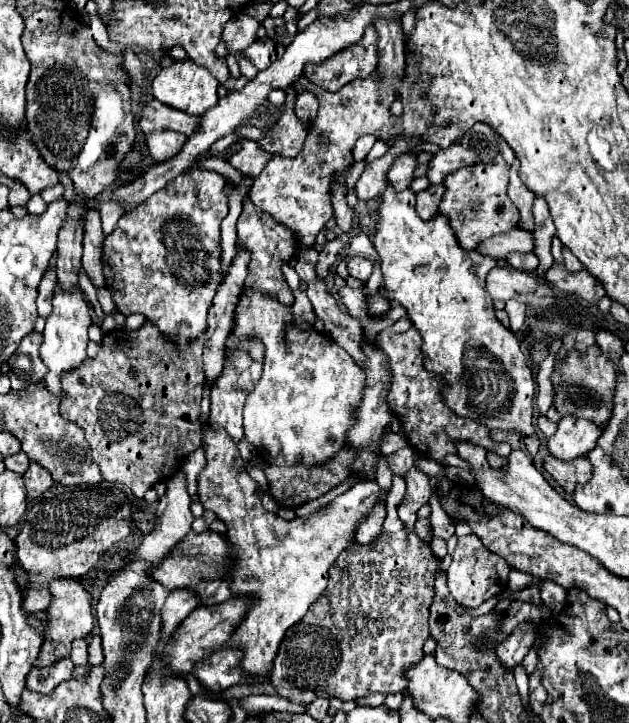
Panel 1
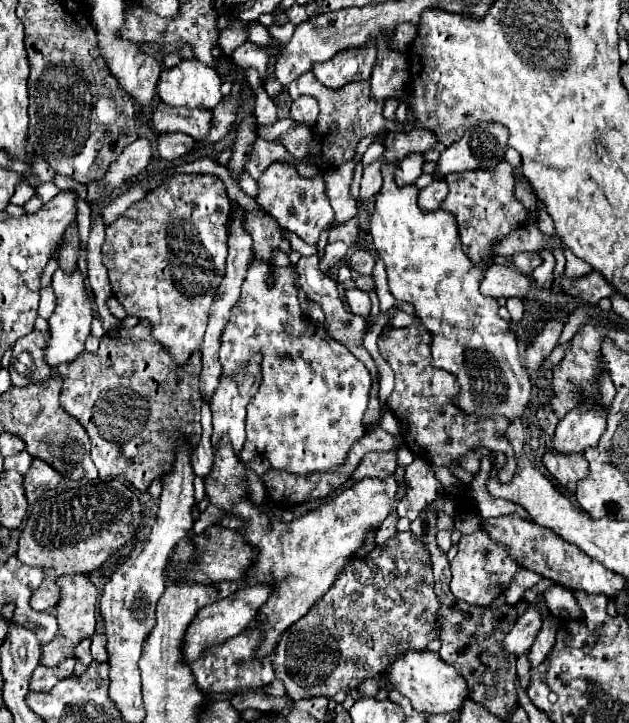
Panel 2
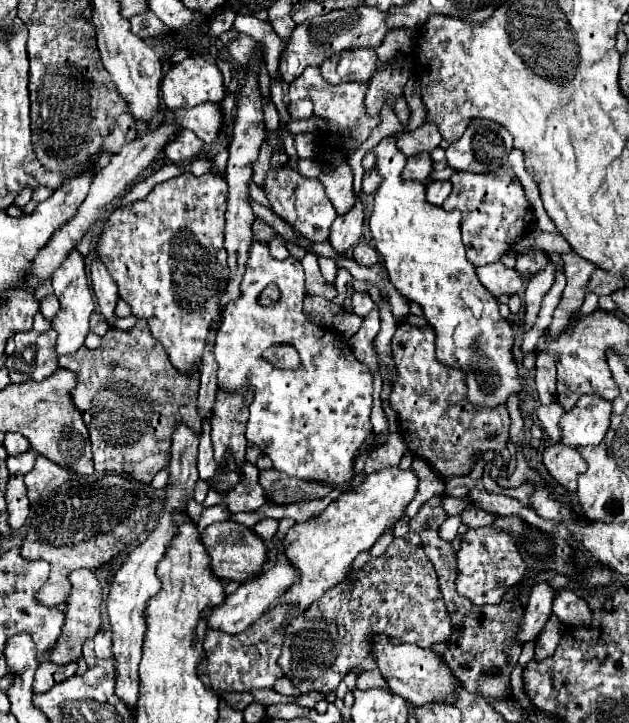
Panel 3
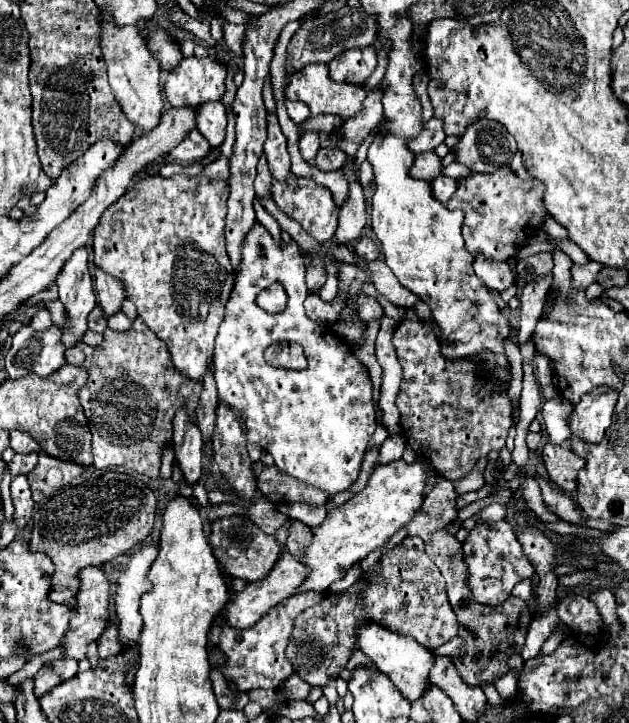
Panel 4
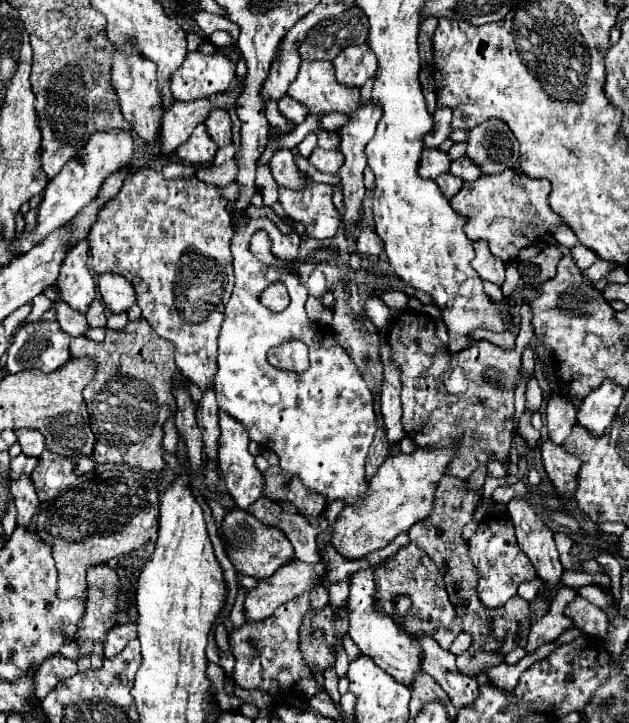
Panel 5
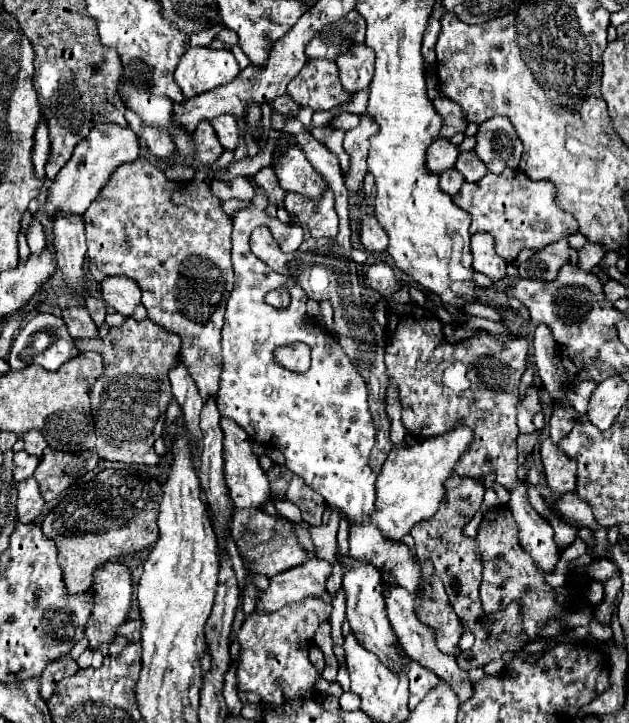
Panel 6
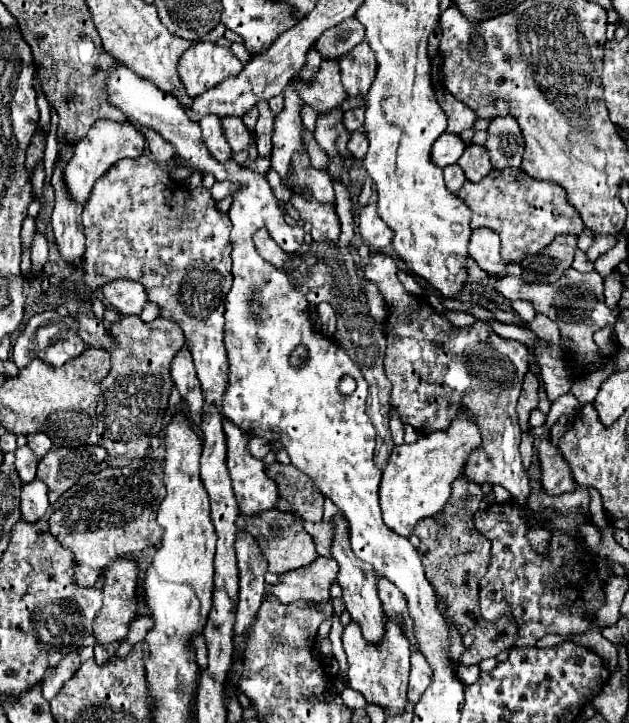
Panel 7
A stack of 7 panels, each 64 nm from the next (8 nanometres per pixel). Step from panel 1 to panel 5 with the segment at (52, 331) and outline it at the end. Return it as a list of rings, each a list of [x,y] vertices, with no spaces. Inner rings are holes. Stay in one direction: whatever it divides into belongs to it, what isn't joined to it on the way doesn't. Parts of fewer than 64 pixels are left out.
[[[80,240],[78,244],[66,250],[66,258],[60,266],[58,276],[62,300],[80,312],[86,312],[90,302],[96,298],[94,276],[86,266],[86,258],[88,258],[88,242]]]

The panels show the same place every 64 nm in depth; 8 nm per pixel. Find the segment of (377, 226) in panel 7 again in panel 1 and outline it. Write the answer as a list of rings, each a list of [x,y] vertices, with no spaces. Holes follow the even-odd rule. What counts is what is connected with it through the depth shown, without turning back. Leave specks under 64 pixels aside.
[[[362,256],[348,258],[348,272],[354,278],[360,278],[360,280],[366,282],[372,274],[372,268],[374,268],[374,262],[370,262],[368,258],[362,258]]]

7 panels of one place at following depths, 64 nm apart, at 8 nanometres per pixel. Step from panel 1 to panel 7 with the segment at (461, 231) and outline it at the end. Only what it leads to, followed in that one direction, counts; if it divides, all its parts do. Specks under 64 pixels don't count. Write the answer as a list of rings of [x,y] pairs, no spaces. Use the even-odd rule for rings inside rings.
[[[504,168],[492,170],[484,180],[470,182],[466,180],[464,186],[458,190],[458,196],[468,204],[472,210],[472,228],[492,228],[502,238],[502,258],[504,262],[520,262],[530,254],[540,252],[548,246],[554,236],[572,232],[585,232],[591,235],[592,231],[586,228],[580,220],[576,208],[568,202],[566,190],[556,182],[542,182],[530,178],[522,168]]]

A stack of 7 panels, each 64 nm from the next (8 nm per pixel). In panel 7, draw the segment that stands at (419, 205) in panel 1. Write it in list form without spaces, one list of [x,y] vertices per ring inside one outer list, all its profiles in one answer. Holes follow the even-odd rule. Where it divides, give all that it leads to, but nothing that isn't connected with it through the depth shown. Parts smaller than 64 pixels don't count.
[[[452,164],[452,166],[444,168],[444,182],[446,182],[450,192],[458,192],[460,184],[466,182],[466,174],[458,164]]]

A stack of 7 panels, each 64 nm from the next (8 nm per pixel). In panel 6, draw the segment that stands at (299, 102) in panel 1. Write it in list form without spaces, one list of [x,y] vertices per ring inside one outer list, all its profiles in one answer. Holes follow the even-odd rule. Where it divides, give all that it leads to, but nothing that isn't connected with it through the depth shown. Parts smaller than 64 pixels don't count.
[[[284,94],[284,96],[278,96],[278,98],[272,102],[272,108],[274,108],[276,112],[284,114],[284,112],[292,112],[292,108],[296,108],[296,112],[298,112],[300,106],[298,106],[288,94]]]

